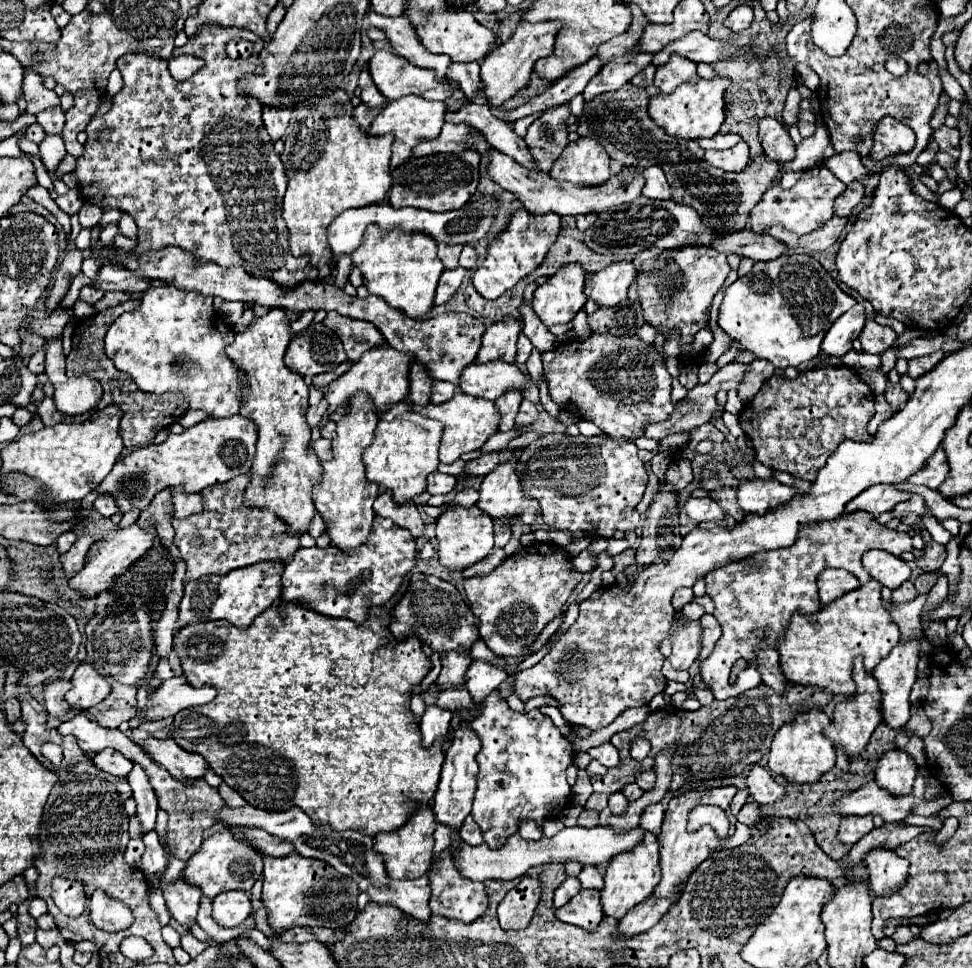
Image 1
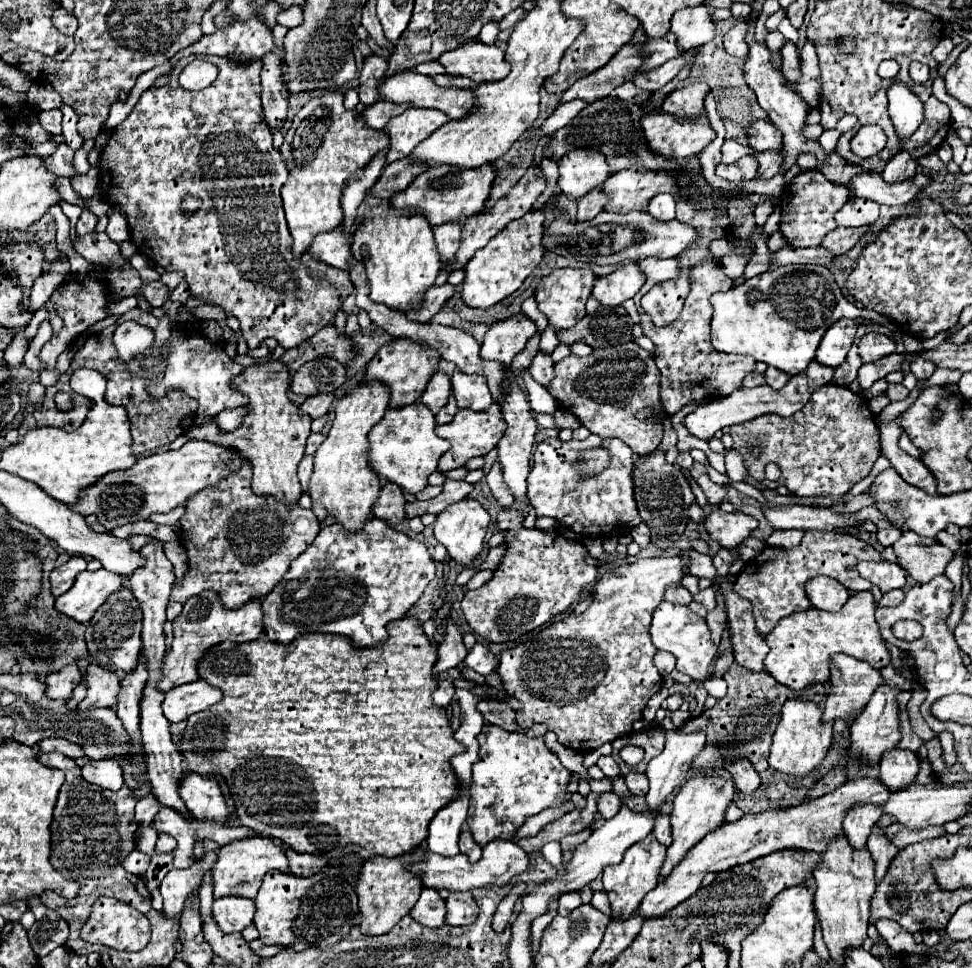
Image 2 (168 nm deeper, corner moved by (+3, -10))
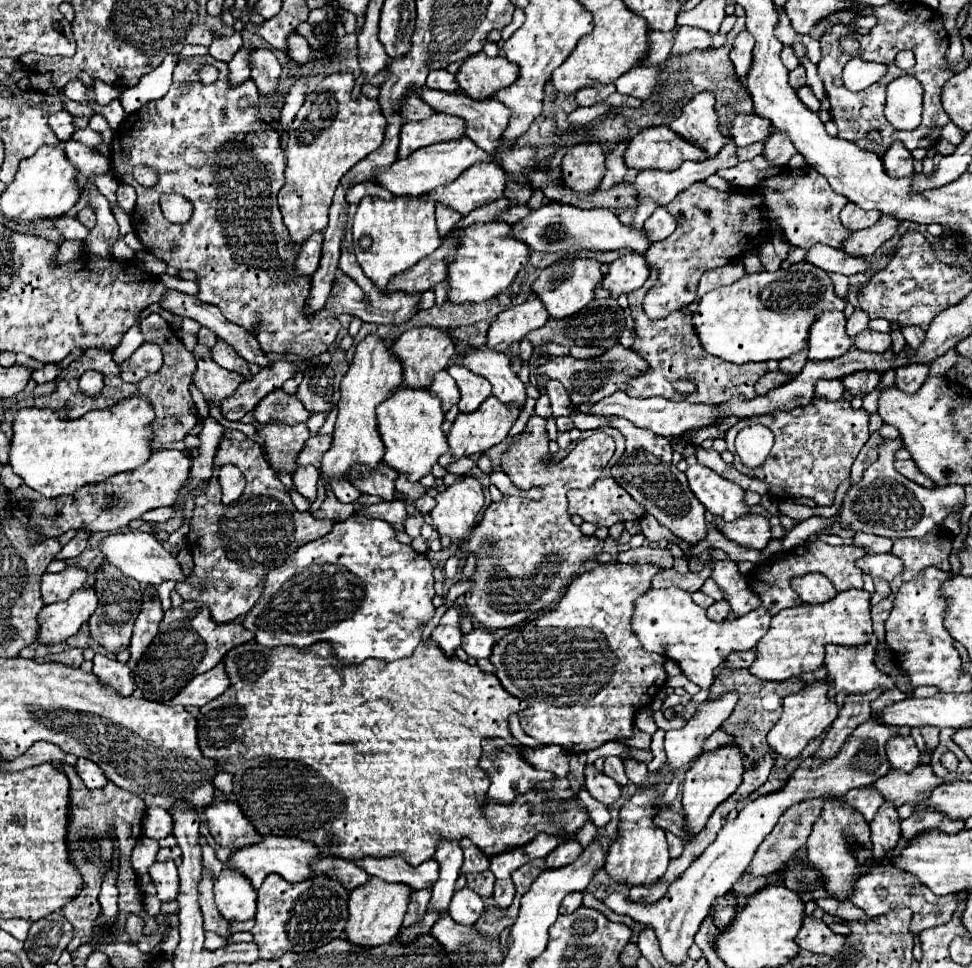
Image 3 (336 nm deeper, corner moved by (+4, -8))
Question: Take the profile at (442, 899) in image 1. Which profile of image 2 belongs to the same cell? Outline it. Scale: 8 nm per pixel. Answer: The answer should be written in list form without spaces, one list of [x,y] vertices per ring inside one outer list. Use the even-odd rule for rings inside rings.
[[[451,893],[447,897],[447,923],[449,925],[469,925],[477,919],[479,907],[471,893]]]

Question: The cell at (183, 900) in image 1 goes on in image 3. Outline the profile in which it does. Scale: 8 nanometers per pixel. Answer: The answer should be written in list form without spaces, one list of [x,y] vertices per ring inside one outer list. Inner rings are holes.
[[[164,861],[164,863],[154,863],[150,867],[150,877],[156,885],[156,895],[158,899],[164,901],[174,901],[178,897],[178,869],[174,865],[174,861]]]

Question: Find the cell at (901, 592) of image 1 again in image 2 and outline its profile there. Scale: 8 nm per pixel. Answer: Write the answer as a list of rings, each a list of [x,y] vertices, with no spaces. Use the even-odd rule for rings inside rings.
[[[893,589],[893,591],[885,593],[877,605],[881,605],[881,607],[891,607],[891,605],[897,605],[903,597],[905,597],[905,593],[903,593],[901,589]]]

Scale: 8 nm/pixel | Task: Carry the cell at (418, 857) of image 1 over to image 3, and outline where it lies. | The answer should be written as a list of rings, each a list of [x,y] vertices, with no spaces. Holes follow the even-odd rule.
[[[368,877],[368,881],[360,887],[356,887],[350,893],[348,901],[348,923],[346,923],[346,939],[356,943],[356,945],[382,945],[388,943],[392,937],[398,935],[402,919],[408,909],[412,889],[406,887],[404,883],[386,883],[378,877]]]

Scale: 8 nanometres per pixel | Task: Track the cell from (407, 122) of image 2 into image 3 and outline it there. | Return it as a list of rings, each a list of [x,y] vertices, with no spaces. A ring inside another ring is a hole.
[[[434,113],[424,121],[406,121],[400,133],[398,157],[404,159],[412,151],[448,139],[458,139],[464,135],[464,121],[456,115]]]

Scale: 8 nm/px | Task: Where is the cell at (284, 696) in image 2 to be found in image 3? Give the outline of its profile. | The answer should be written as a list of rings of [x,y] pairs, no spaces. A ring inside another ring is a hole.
[[[426,639],[420,641],[420,645],[414,649],[412,657],[396,659],[390,663],[382,661],[382,659],[366,659],[362,665],[344,665],[336,659],[332,643],[328,643],[328,641],[318,641],[318,643],[312,643],[302,649],[286,647],[286,645],[270,649],[270,647],[258,645],[256,641],[250,641],[250,643],[230,649],[222,663],[224,663],[226,675],[230,679],[230,689],[200,709],[198,745],[206,759],[212,759],[218,763],[218,771],[230,771],[234,775],[236,803],[240,805],[242,813],[246,815],[246,819],[254,825],[254,829],[260,835],[278,833],[278,835],[286,835],[286,837],[304,839],[304,841],[312,843],[314,847],[318,847],[318,851],[324,857],[332,855],[332,857],[342,857],[342,859],[350,859],[350,861],[358,861],[364,857],[376,857],[376,859],[404,857],[410,865],[420,865],[434,855],[438,837],[446,837],[452,841],[468,837],[476,847],[480,847],[488,857],[492,857],[492,855],[498,855],[502,849],[510,849],[510,845],[522,845],[522,841],[528,841],[530,837],[534,837],[534,833],[554,833],[554,829],[560,827],[562,833],[566,833],[566,837],[572,837],[584,825],[584,821],[588,817],[586,809],[576,803],[576,797],[568,789],[566,775],[568,775],[570,753],[562,747],[542,747],[542,749],[524,747],[524,757],[536,769],[552,771],[556,775],[556,779],[534,787],[534,791],[530,791],[522,797],[516,797],[516,801],[512,801],[510,805],[498,805],[494,801],[488,801],[486,811],[482,811],[482,801],[486,801],[482,797],[486,795],[490,781],[488,781],[486,773],[478,767],[478,759],[482,755],[480,741],[484,737],[510,739],[512,733],[508,729],[508,717],[510,717],[510,713],[522,711],[526,707],[526,703],[518,701],[510,693],[506,693],[506,689],[502,689],[502,683],[498,681],[496,675],[484,673],[476,665],[468,665],[456,657],[448,659],[438,645],[434,645]],[[562,799],[568,799],[570,803],[562,805],[560,803]]]

